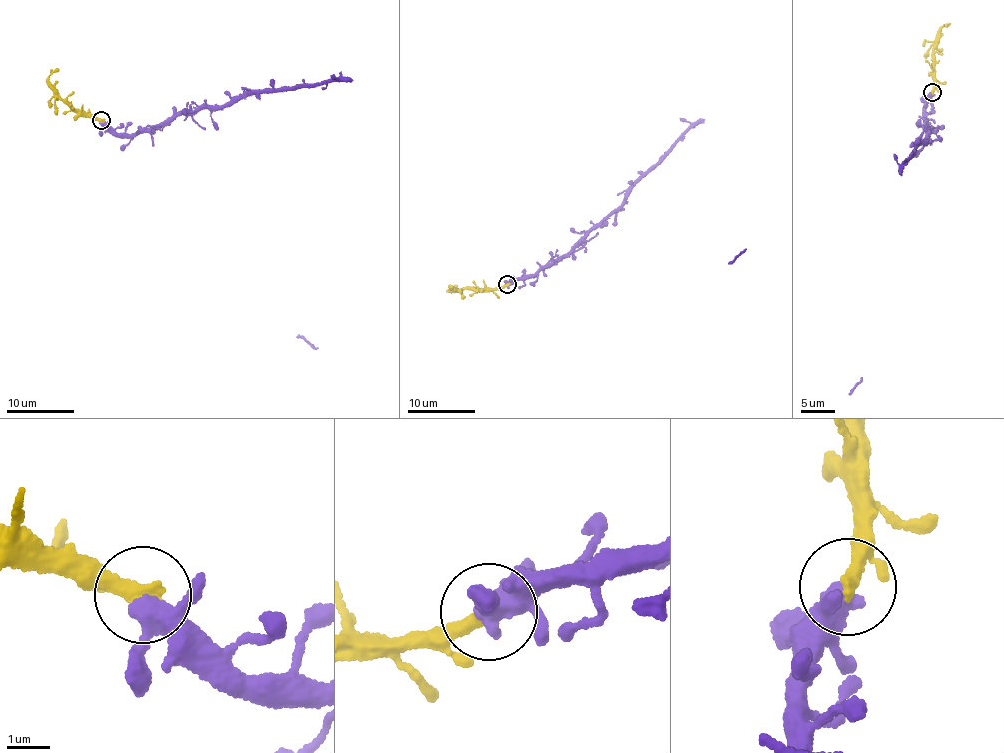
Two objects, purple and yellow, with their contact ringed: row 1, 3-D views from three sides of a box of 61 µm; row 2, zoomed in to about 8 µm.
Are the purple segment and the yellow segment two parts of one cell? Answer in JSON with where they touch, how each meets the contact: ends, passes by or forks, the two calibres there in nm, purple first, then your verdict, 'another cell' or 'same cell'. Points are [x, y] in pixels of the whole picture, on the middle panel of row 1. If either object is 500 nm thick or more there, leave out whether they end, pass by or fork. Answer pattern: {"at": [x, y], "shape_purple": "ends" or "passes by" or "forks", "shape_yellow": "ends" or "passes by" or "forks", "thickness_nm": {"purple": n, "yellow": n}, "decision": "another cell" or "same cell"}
{"at": [507, 284], "shape_purple": "forks", "shape_yellow": "ends", "thickness_nm": {"purple": 360, "yellow": 420}, "decision": "same cell"}

